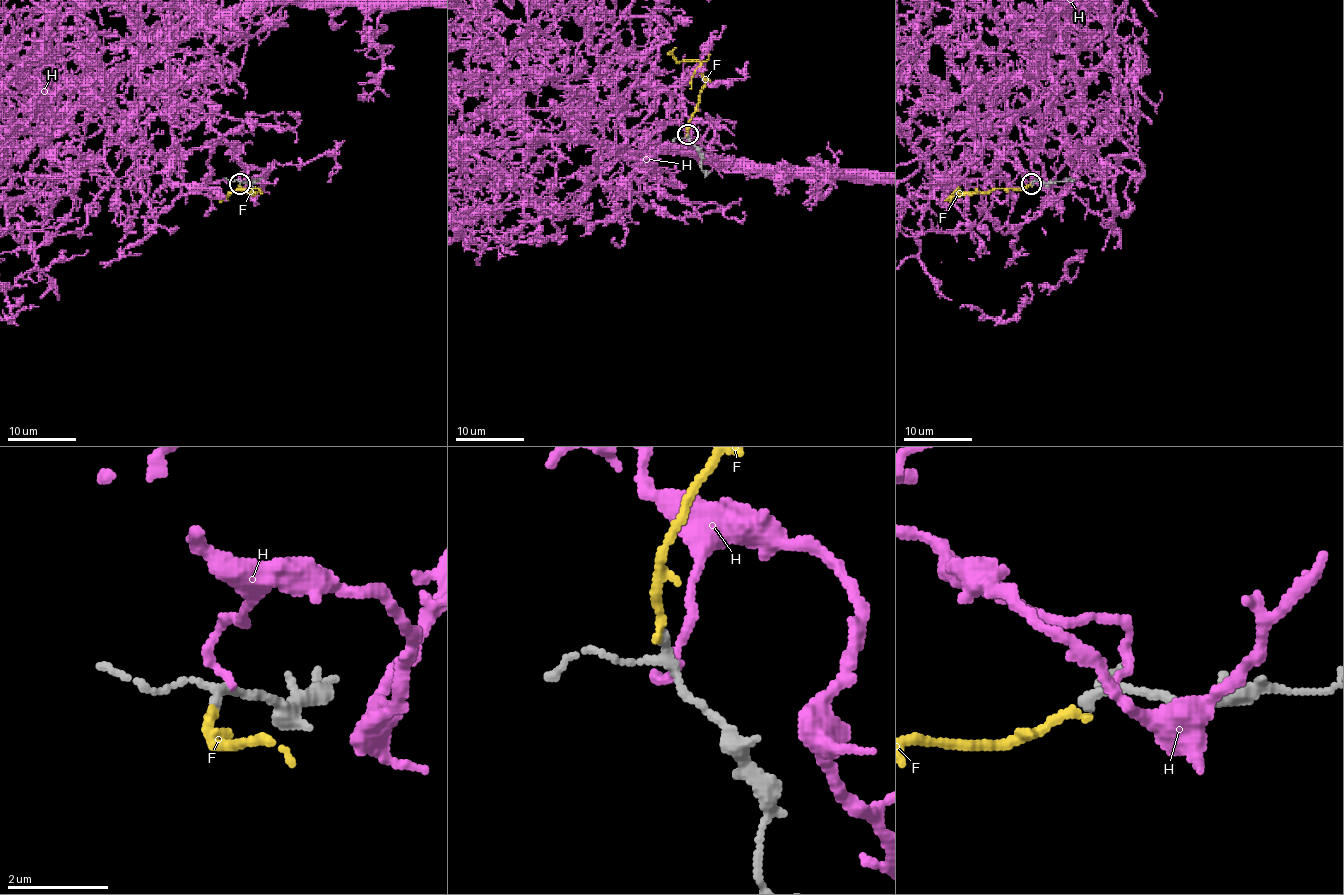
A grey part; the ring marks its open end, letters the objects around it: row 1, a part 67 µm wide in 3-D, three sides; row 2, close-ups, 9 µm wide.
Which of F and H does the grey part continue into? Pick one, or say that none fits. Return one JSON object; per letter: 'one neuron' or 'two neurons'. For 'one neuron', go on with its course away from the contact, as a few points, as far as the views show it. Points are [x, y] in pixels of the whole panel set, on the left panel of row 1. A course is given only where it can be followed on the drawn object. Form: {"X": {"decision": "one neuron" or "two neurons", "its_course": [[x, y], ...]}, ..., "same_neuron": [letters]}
{"F": {"decision": "one neuron", "its_course": [[240, 185], [240, 188], [257, 192], [235, 190], [224, 197], [228, 200]]}, "H": {"decision": "two neurons"}, "same_neuron": ["F"]}

